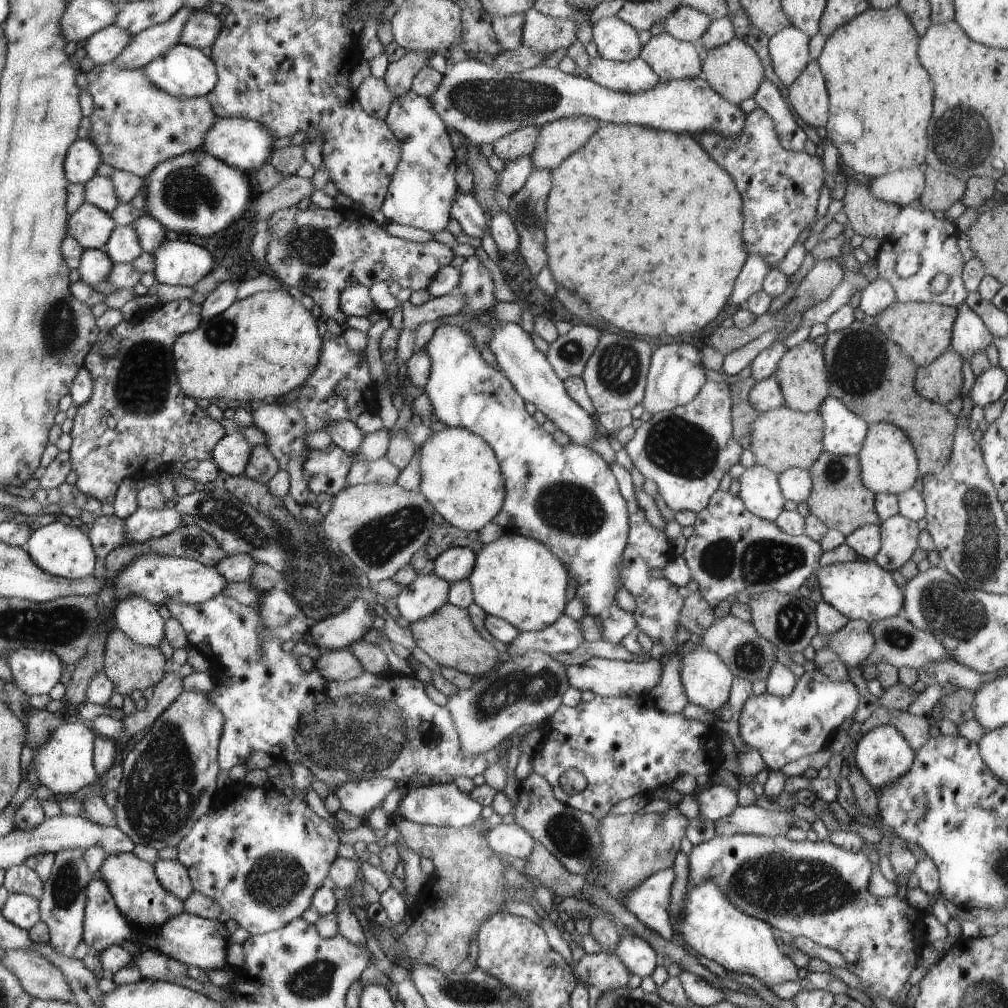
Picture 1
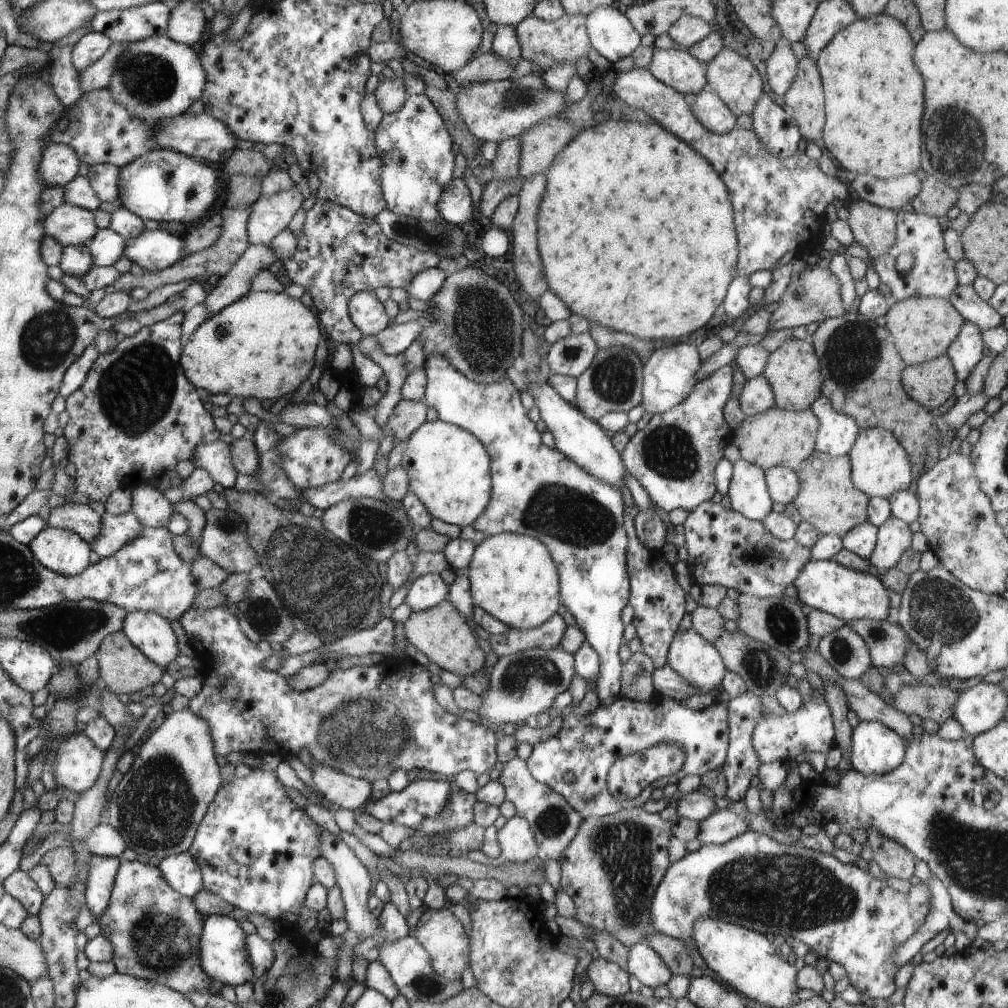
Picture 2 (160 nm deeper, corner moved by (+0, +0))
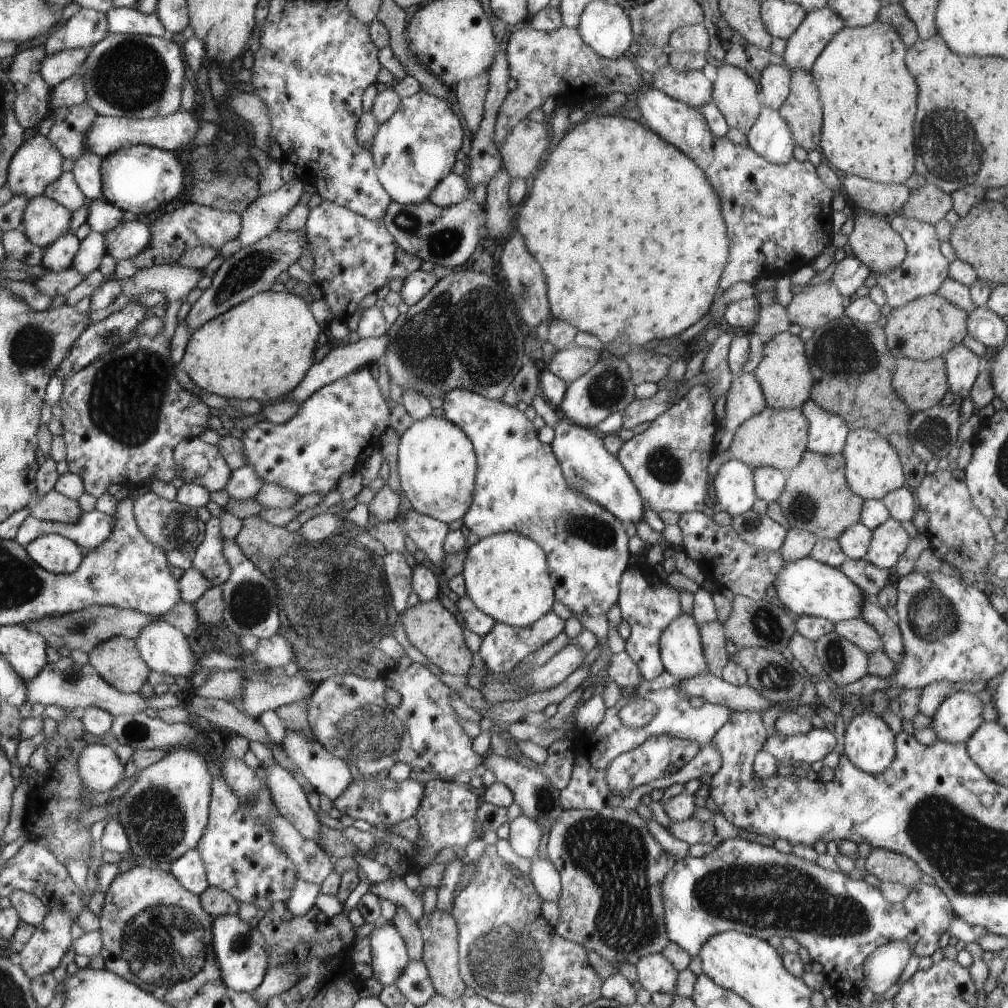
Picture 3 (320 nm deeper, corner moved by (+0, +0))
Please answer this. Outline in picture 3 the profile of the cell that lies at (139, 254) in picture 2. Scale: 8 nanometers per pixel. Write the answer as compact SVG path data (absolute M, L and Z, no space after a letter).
M136 219L121 222L104 234L106 255L118 260L135 257L151 241L151 228Z

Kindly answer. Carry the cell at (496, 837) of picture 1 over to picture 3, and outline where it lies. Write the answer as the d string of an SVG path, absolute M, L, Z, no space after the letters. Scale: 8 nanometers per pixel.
M524 814L517 816L510 826L510 846L518 856L531 859L540 846L541 836L544 834L543 828L538 821Z

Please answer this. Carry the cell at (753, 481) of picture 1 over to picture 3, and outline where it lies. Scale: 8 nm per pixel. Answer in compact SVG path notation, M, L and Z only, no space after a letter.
M731 458L711 479L721 510L726 510L730 516L744 514L754 506L757 496L751 466Z

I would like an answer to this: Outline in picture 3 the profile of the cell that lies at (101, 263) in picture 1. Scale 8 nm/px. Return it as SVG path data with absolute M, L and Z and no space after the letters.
M63 234L51 245L43 248L40 266L55 273L69 269L73 266L73 260L76 258L80 246L81 240L75 234Z

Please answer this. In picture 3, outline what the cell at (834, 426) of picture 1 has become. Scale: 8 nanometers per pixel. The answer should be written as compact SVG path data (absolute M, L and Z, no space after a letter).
M810 398L800 409L809 420L807 450L823 455L841 453L850 432L842 418L822 410Z

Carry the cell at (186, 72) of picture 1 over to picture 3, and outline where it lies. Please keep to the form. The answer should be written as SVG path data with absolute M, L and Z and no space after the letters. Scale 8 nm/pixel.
M109 33L89 48L81 66L86 100L98 115L151 119L180 110L184 86L182 50L168 37Z

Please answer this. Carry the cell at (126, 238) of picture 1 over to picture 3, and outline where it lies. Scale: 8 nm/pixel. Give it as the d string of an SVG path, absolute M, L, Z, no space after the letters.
M90 231L88 236L81 240L72 268L81 275L90 274L98 268L104 255L106 255L105 234Z

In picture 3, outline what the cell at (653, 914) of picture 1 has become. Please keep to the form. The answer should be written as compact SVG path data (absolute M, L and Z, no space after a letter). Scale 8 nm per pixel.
M738 836L725 840L719 844L716 849L710 854L704 857L692 857L688 854L684 858L676 861L676 864L668 872L666 879L662 883L661 891L663 894L663 900L665 902L663 918L665 920L665 927L667 937L670 943L676 943L680 948L683 948L691 957L698 956L700 949L705 945L705 942L714 935L726 932L736 931L737 933L744 933L763 941L768 941L771 936L778 936L778 938L784 938L790 936L794 938L800 946L804 946L809 952L811 962L818 962L822 964L824 976L826 977L827 984L830 985L836 992L846 995L852 995L857 997L860 990L864 990L865 978L863 973L864 961L870 956L879 946L885 945L892 941L906 941L910 948L913 950L913 954L917 954L920 958L923 956L932 956L936 949L939 948L938 940L940 936L947 930L947 926L955 916L953 906L951 905L950 899L935 885L927 885L922 881L915 884L911 889L908 897L902 902L891 903L886 901L878 887L873 887L864 880L852 880L847 875L841 872L833 872L823 869L818 866L815 862L809 862L801 859L796 855L792 854L781 854L776 851L774 847L764 847L753 841L747 839L741 839Z

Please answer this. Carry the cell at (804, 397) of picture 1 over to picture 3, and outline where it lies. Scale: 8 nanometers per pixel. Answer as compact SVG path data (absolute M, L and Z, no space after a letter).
M790 331L765 339L762 360L753 373L760 383L765 403L771 409L800 409L809 399L813 376L805 355L805 342Z

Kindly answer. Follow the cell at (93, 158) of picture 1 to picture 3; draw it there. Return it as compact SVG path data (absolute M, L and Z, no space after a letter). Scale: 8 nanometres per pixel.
M40 133L28 138L25 145L14 153L9 166L9 176L6 187L10 188L13 196L25 196L31 199L44 193L45 186L54 182L63 173L62 155L49 138Z

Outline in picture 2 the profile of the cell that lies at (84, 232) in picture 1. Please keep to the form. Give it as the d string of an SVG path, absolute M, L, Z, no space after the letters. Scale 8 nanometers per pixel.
M64 203L45 216L45 236L68 245L86 244L97 232L94 211Z

